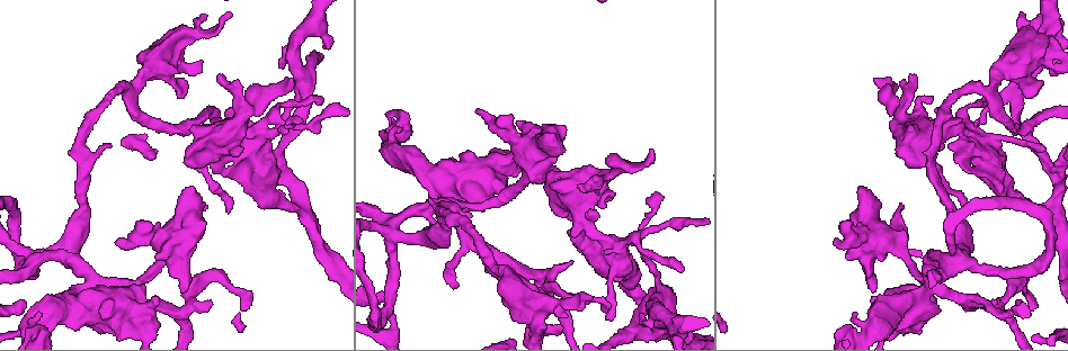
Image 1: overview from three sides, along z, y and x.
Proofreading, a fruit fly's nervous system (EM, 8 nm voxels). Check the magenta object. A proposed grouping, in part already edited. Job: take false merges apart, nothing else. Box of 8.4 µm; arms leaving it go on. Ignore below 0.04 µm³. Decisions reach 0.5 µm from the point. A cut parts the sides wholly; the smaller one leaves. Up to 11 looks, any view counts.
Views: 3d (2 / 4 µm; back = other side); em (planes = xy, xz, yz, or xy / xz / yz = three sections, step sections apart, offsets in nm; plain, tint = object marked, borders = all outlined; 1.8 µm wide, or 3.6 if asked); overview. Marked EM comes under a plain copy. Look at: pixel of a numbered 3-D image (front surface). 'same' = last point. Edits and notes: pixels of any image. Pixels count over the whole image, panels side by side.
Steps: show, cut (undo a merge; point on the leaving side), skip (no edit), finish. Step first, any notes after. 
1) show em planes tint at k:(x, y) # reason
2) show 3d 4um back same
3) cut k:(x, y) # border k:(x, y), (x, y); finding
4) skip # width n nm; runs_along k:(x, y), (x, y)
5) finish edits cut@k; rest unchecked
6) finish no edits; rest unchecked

show em 3.6um planes tint at 1:(254, 157) # looks like a crossing

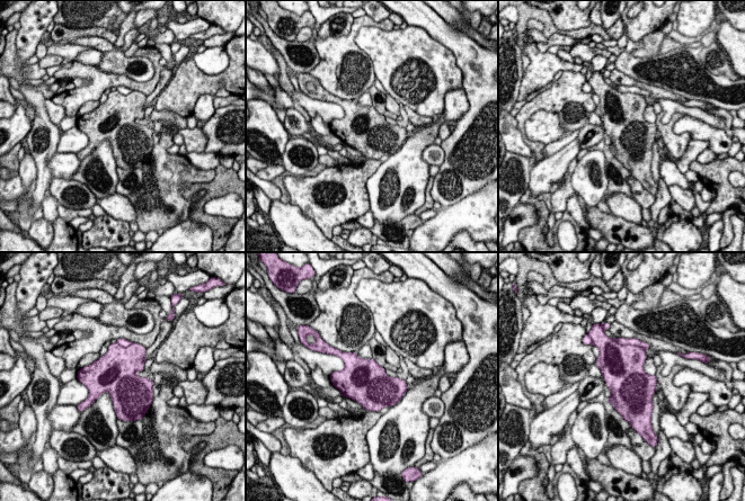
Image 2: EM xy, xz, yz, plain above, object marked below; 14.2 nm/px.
cut 2:(633, 341) # border 2:(614, 341), (640, 346), (645, 349); a second neuron is stuck on

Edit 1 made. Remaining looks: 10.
show overview # redraw

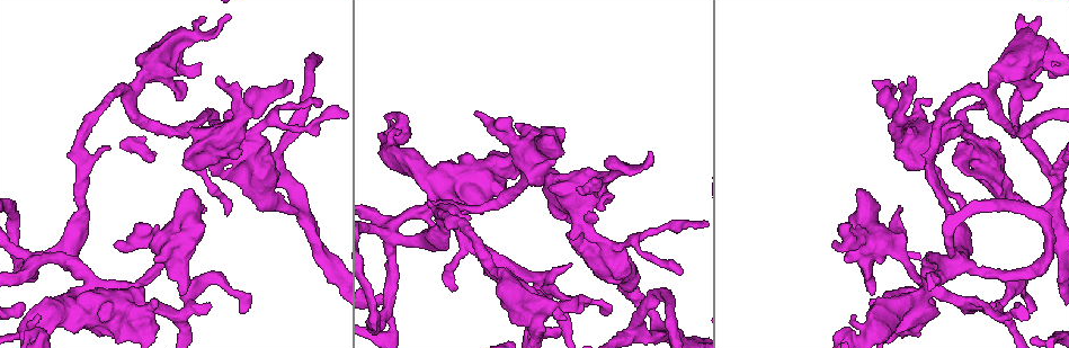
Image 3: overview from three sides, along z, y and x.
show 3d 4um at 3:(1050, 212) # three arms meet

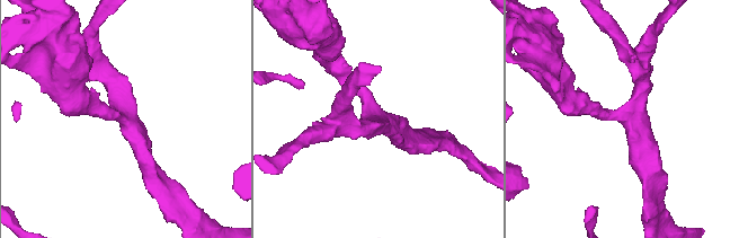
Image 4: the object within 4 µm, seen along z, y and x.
show em planes tint at 4:(373, 110) # arms 3; arm_widths 220, 260, 280 nm; now the EM

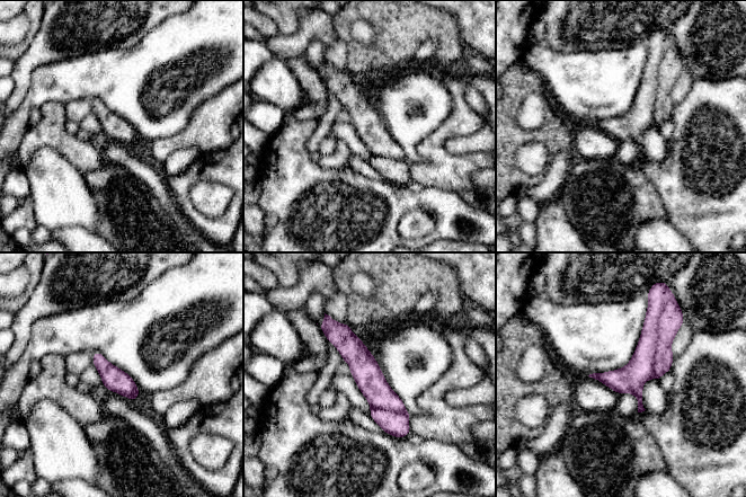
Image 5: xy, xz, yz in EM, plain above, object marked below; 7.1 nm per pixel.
skip # runs_along 5:(327, 327), (361, 361), (406, 432); one neuron here

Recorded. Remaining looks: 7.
show 3d 2um at 3:(924, 138) # abrupt turn

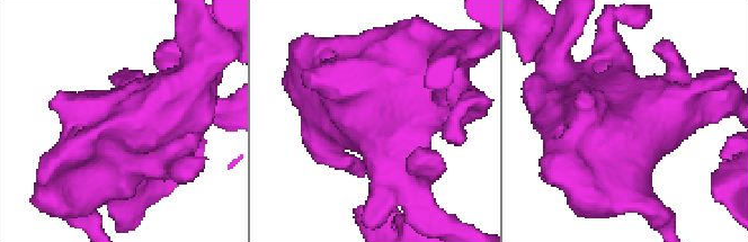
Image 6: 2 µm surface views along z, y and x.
show em planes borders at 6:(623, 129) # shape alone is not enough

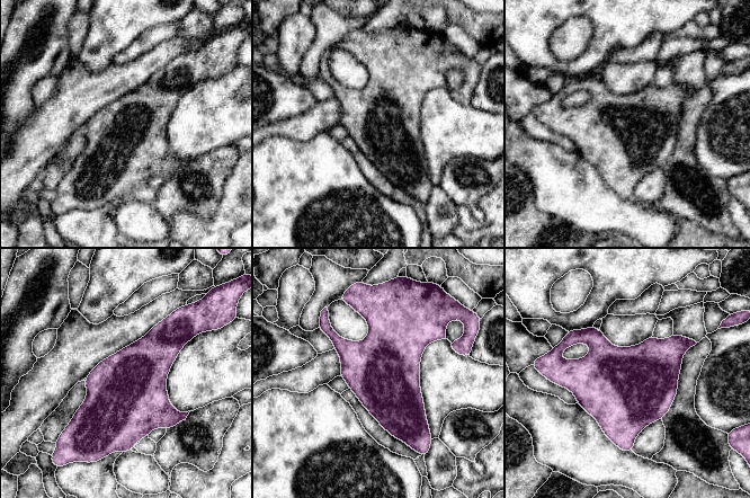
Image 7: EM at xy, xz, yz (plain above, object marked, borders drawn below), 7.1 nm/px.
skip # one neuron here

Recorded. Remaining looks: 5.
show em 3.6um xy step 8 tint at 3:(123, 322) # abrupt turn

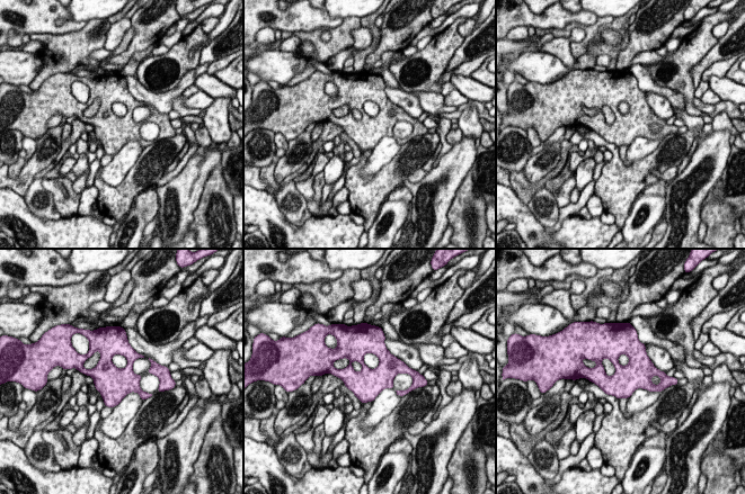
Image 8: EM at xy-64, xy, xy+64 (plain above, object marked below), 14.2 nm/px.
skip # width 400 nm; all the same neuron

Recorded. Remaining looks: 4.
finish edits cut@2; rest unchecked

